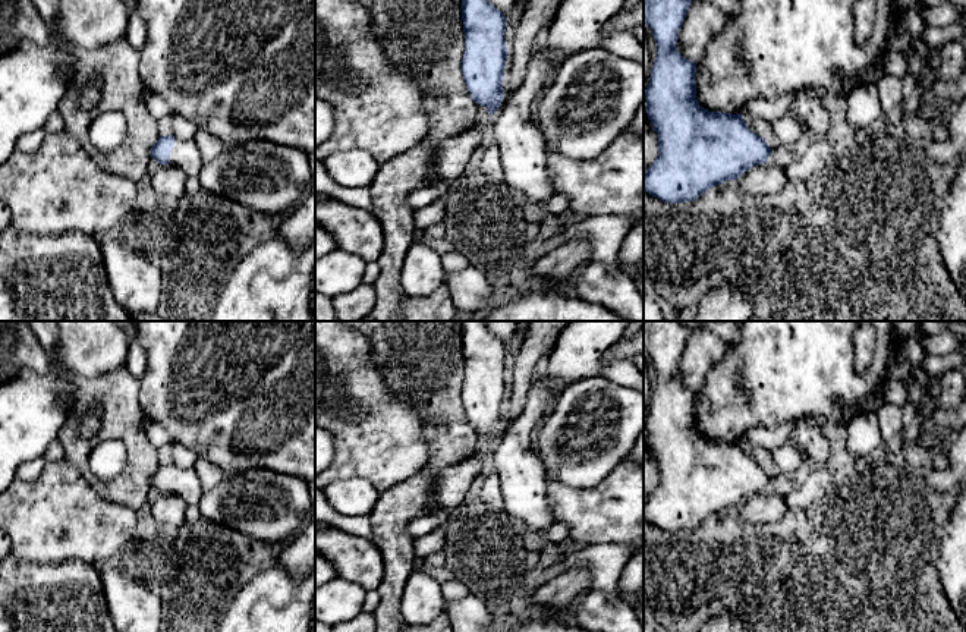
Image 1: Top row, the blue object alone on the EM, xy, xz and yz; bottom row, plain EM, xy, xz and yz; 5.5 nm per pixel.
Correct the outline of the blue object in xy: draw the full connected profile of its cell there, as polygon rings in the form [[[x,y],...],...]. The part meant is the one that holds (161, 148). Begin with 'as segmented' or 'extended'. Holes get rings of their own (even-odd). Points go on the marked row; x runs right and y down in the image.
extended; [[[173,135],[158,138],[151,148],[151,158],[176,166],[191,177],[198,177],[204,166],[195,141],[176,141]]]

